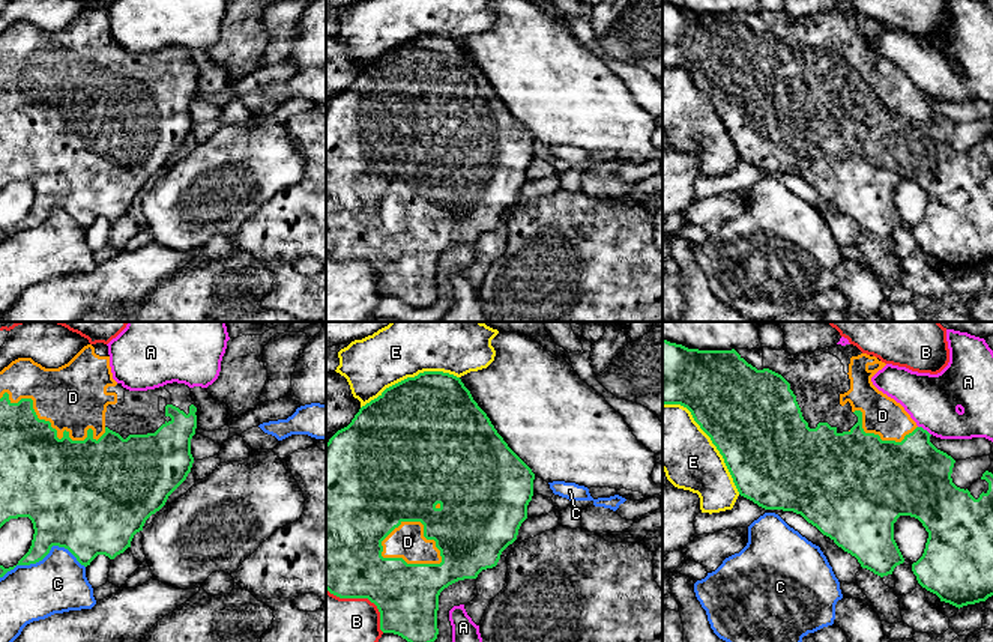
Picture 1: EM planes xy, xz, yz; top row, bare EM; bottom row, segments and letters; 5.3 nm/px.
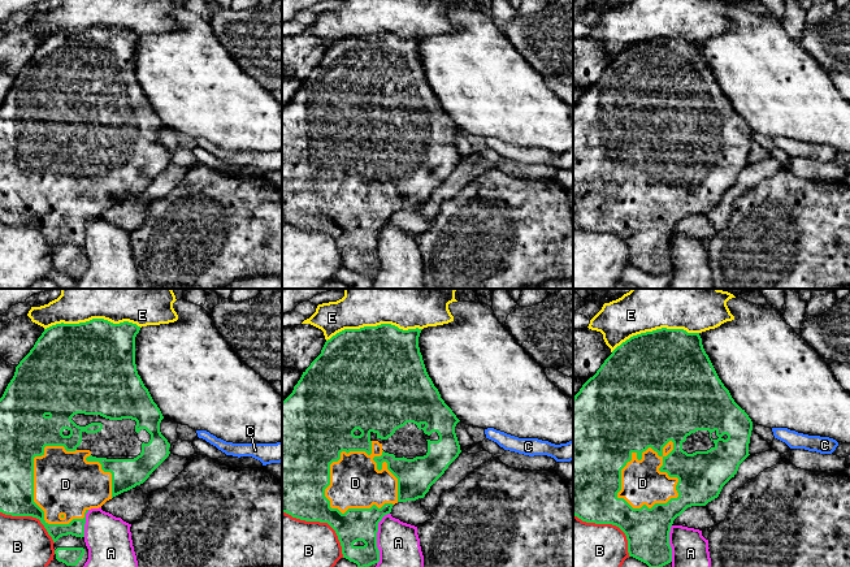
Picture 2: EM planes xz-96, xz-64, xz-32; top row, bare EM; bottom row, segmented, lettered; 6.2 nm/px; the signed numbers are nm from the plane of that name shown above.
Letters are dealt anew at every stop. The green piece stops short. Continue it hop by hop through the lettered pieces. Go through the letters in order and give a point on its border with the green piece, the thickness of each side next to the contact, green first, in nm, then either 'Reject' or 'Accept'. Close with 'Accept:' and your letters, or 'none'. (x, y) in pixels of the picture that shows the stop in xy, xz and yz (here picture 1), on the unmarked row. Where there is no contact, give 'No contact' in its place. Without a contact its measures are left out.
A: Touches green at yz (923, 92). Thickness 380 nm (green) against 280 nm. Reject
B: Touches green at xz (364, 260). Thickness 400 nm (green) against 400 nm. Reject
C: Touches green at xy (42, 221). Thickness 320 nm (green) against 320 nm. Reject
D: Touches green at xy (54, 92). Thickness 420 nm (green) against 360 nm. Accept
E: Touches green at yz (711, 102). Thickness 500 nm (green) against 360 nm. Reject
Accept: D

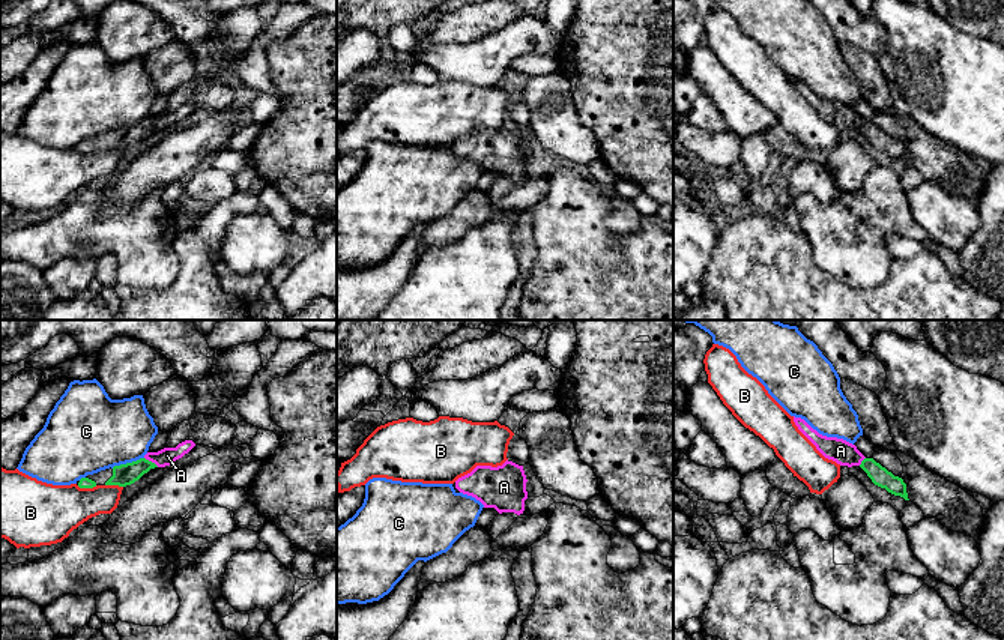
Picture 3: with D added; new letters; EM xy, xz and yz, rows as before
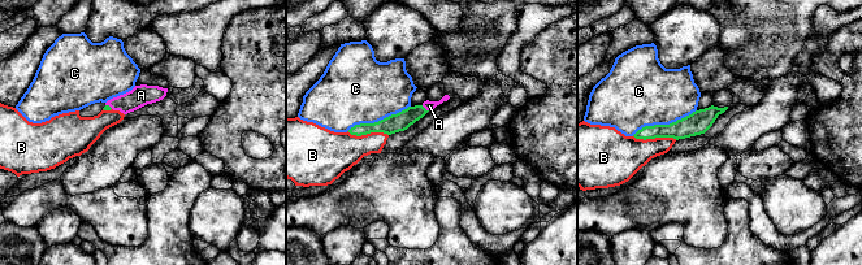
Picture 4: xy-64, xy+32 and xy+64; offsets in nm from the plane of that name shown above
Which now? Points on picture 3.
A: Touches green at xy (151, 125). Thickness 120 nm (green) against 90 nm. Accept
B: Touches green at xy (87, 150). Thickness 60 nm (green) against 300 nm. Reject
C: Touches green at xy (127, 126). Thickness 120 nm (green) against 420 nm. Reject
Accept: A

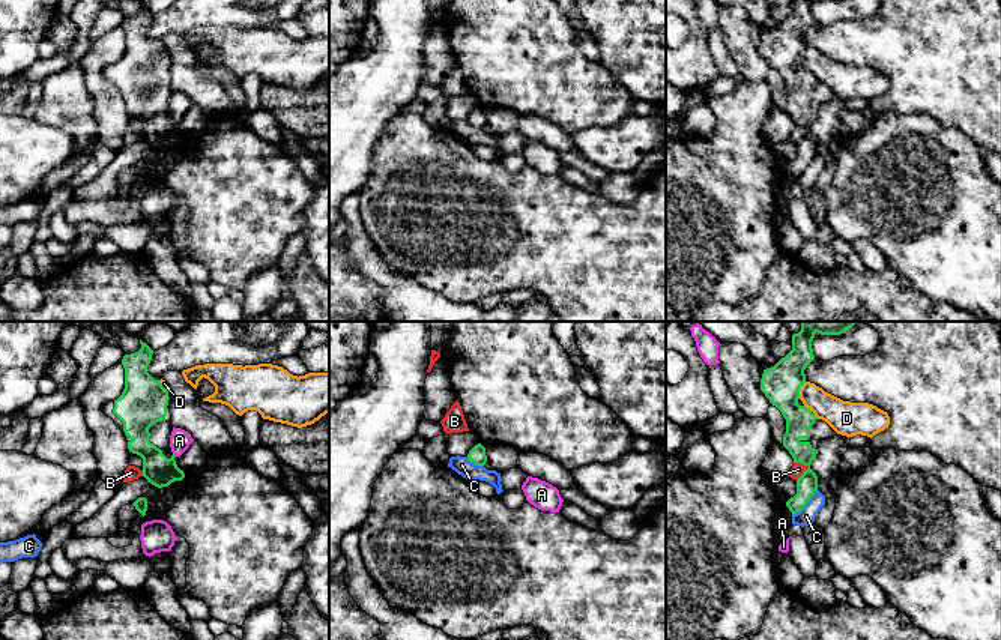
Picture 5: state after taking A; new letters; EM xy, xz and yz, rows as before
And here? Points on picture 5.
A: No contact. Reject
B: Touches green at yz (809, 131). Thickness 140 nm (green) against 70 nm. Reject
C: Touches green at yz (806, 167). Thickness 110 nm (green) against 90 nm. Reject
D: Touches green at yz (798, 53). Thickness 200 nm (green) against 160 nm. Reject
Accept: none

